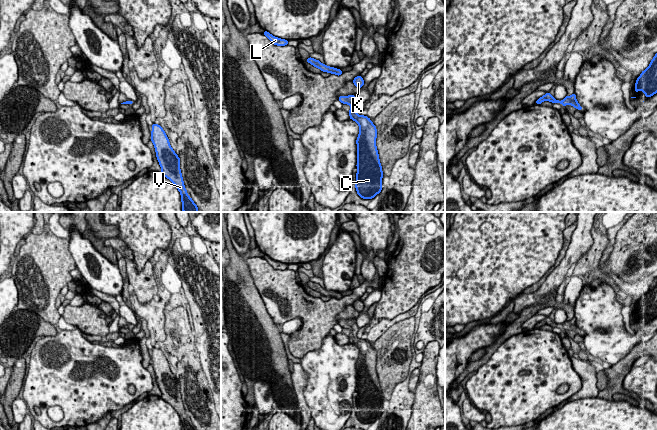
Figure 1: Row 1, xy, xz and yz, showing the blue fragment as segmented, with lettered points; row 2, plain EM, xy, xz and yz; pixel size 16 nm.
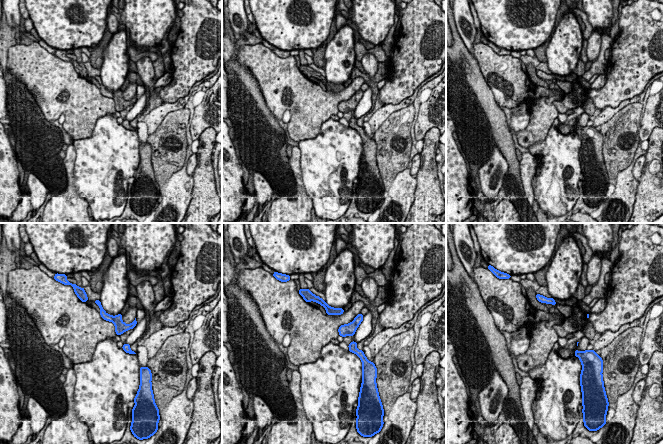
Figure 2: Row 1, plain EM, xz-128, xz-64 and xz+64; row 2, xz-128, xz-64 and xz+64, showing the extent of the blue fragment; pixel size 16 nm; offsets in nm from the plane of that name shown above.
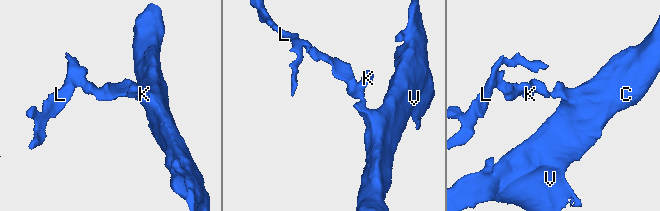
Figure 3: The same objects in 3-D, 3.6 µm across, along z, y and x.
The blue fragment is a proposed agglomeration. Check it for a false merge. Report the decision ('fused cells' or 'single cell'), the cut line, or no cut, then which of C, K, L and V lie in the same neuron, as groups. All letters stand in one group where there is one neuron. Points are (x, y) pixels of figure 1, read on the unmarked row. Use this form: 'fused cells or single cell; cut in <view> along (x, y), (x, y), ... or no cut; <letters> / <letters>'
single cell; no cut; C K L V

